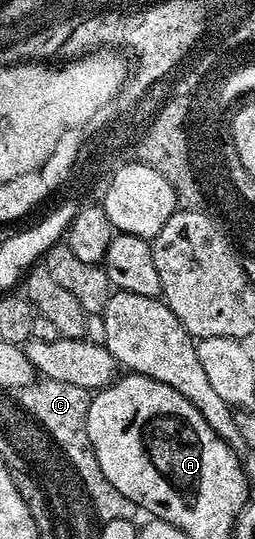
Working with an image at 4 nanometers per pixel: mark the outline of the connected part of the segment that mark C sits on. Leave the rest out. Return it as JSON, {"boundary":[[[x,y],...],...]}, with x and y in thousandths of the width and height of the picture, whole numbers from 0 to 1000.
{"boundary":[[[149,703],[133,712],[106,714],[67,735],[75,751],[98,748],[114,759],[133,759],[133,766],[149,766],[149,774],[165,774],[165,781],[180,781],[180,788],[196,788],[196,803],[212,803],[212,811],[243,818],[259,840],[290,848],[290,863],[322,870],[322,885],[337,885],[337,900],[353,900],[353,911],[431,911],[416,904],[420,896],[408,896],[408,874],[392,874],[392,859],[376,859],[376,844],[361,837],[361,822],[337,798],[357,724],[294,718],[282,711]]]}

